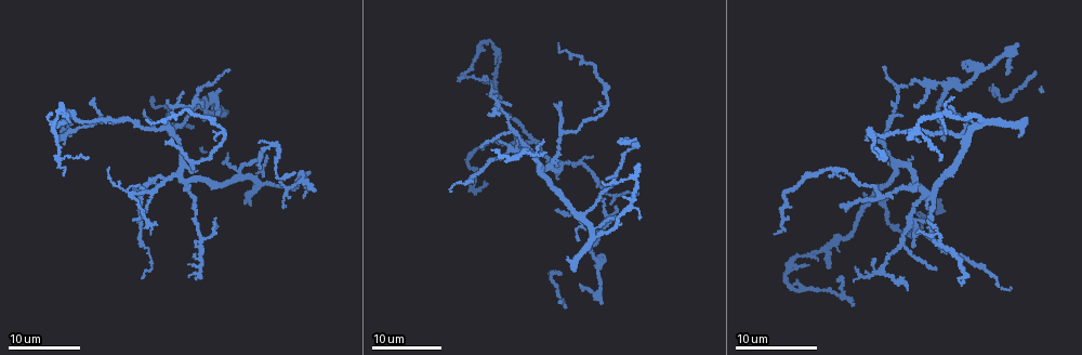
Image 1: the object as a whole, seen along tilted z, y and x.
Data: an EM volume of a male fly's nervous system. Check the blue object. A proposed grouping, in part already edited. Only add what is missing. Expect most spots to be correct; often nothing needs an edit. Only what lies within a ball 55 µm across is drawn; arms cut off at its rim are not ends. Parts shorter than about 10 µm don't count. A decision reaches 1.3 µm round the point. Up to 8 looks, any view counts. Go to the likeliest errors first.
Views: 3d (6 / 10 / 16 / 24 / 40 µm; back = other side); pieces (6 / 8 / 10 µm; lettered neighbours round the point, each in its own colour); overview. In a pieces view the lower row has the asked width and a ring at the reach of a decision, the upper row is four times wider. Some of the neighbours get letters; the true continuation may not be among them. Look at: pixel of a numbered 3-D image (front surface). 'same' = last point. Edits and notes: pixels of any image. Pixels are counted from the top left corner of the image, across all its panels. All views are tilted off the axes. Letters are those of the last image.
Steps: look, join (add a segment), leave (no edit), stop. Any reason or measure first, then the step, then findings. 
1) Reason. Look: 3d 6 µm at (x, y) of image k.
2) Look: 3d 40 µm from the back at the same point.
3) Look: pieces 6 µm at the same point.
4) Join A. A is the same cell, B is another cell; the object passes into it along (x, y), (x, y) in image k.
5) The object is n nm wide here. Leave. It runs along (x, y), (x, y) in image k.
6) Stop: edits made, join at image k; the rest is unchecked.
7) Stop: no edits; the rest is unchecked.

Tapers out. Look: 3d 16 µm at (942, 139) of image 1.

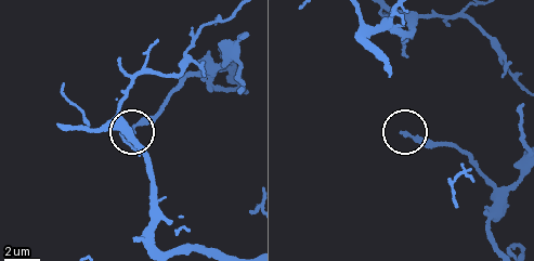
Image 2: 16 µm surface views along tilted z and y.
Look: pieces 10 µm at (404, 132) of image 2.

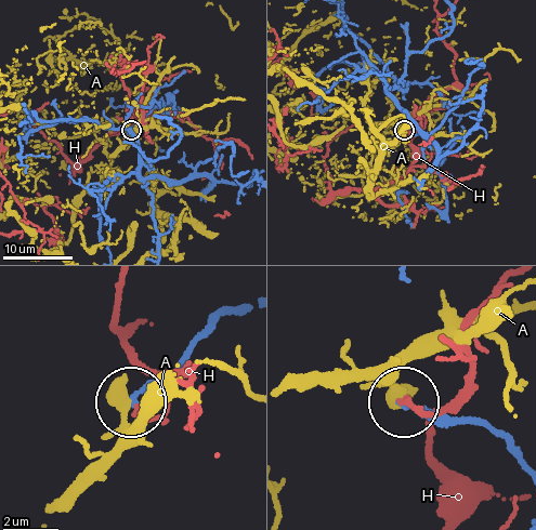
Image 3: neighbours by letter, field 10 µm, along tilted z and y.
The object is 200 nm wide here. Leave. A and H are other cells; no lettered segment goes on from it.

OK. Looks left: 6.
Branch stops here. Look: 3d 16 µm at (58, 124) of image 1.

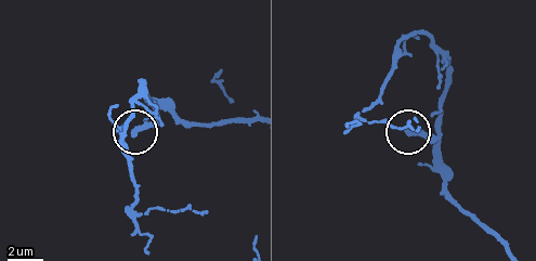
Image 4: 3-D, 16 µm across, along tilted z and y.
Look: pieces 10 µm at (135, 136) of image 4.

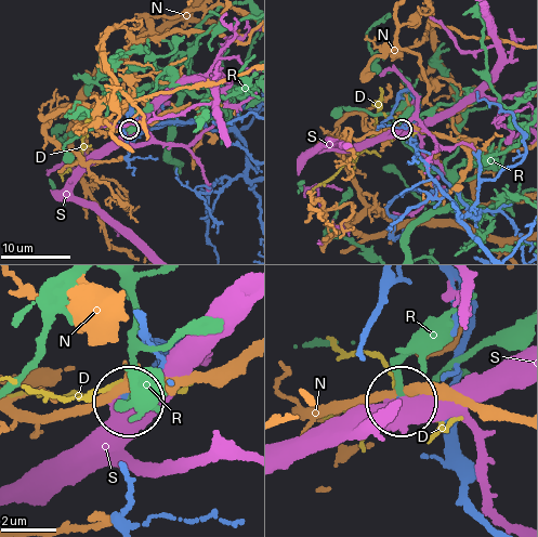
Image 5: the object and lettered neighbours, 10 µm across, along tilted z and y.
Leave. D, N, R and S are other cells; none of them fits.

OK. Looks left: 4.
Free end. Look: 3d 16 µm at (963, 60) of image 1.

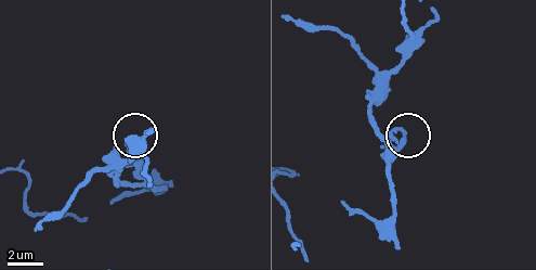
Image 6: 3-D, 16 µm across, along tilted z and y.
Look: 3d 10 µm at (403, 131) of image 6.

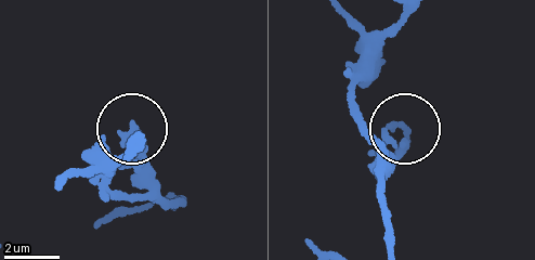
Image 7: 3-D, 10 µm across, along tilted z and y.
Look: pieces 10 µm at (405, 133) of image 7.

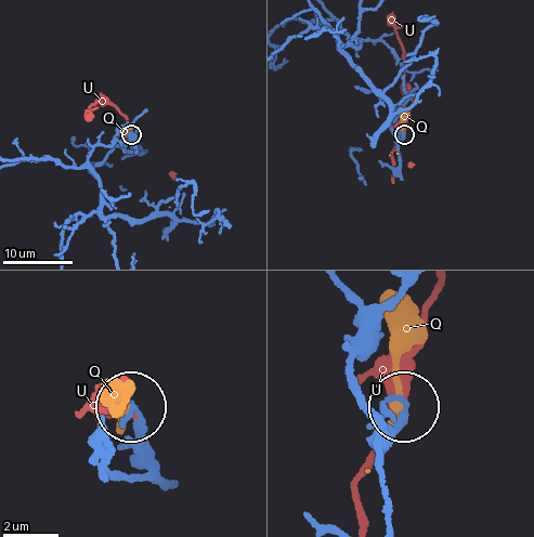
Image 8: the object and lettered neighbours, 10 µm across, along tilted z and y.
The object is 250 nm wide here. Leave. Q and U are other cells; it runs along (398, 292), (352, 381), (380, 428), (406, 409) in image 8; none of them fits.

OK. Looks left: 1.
Stop: no edits; the rest is unchecked.

